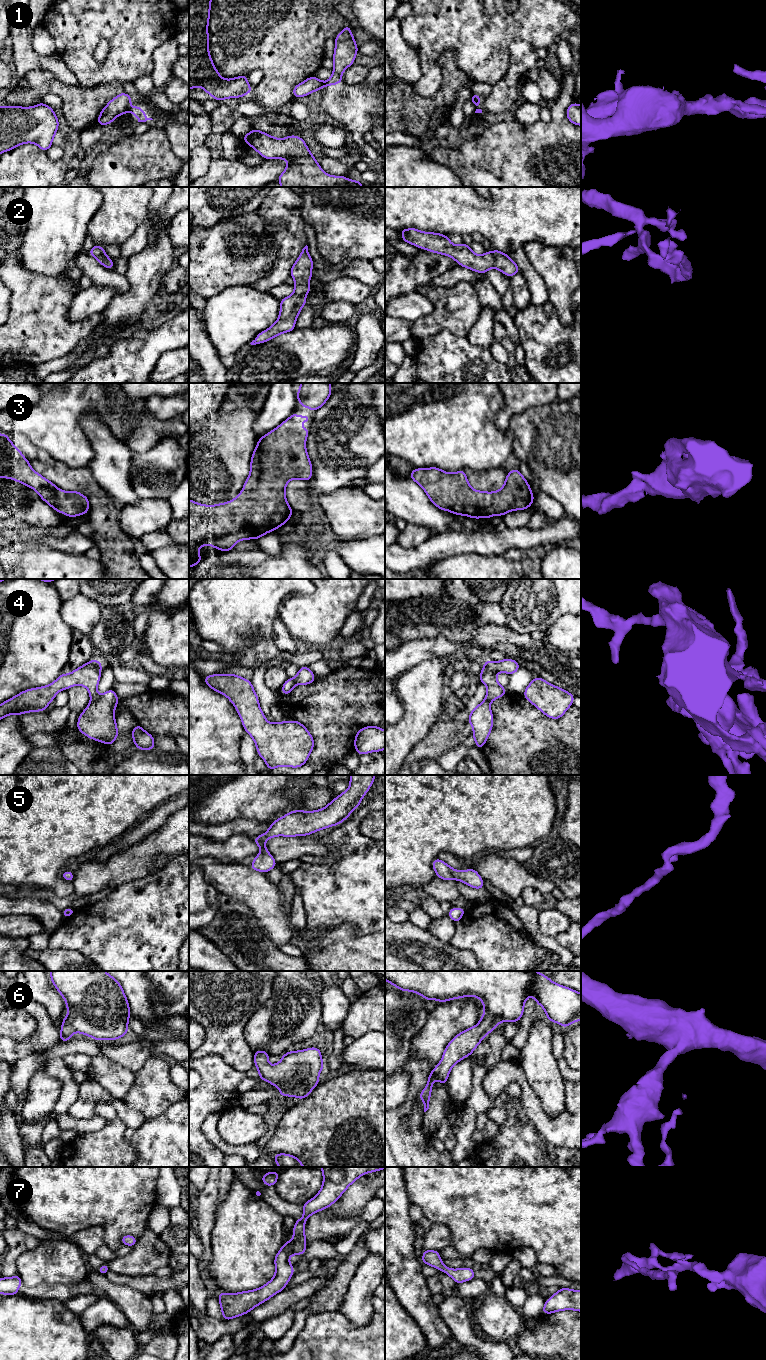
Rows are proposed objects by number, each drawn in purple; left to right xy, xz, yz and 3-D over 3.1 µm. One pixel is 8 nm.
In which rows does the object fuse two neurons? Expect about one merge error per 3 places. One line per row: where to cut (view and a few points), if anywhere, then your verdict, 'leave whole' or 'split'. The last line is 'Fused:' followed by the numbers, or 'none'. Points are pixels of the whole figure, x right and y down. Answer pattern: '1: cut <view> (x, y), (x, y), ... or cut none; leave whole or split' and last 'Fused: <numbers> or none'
1: cut xz (325, 82), (323, 86); split
2: cut none; leave whole
3: cut none; leave whole
4: cut none; leave whole
5: cut none; leave whole
6: cut none; leave whole
7: cut none; leave whole
Fused: 1

